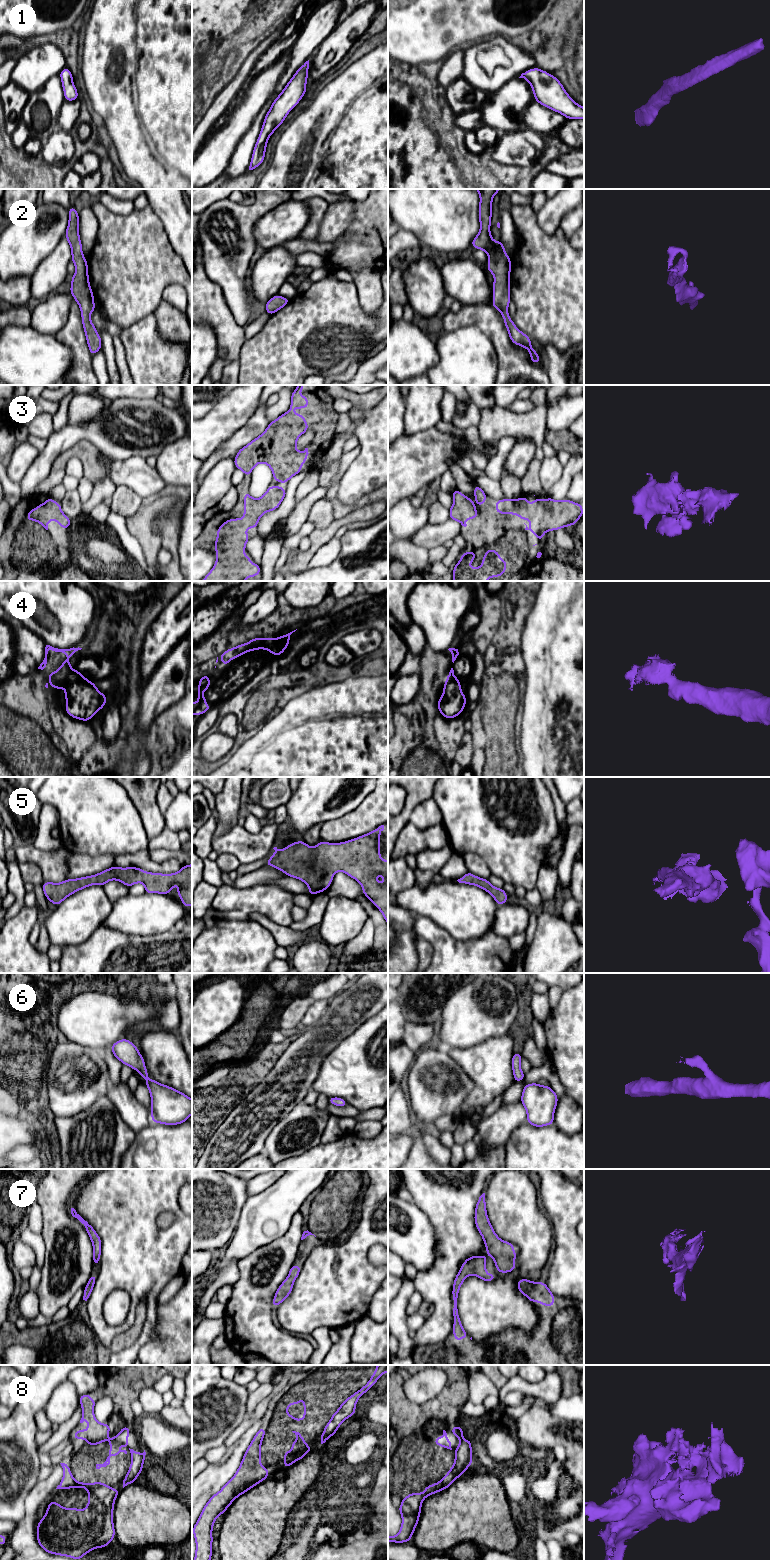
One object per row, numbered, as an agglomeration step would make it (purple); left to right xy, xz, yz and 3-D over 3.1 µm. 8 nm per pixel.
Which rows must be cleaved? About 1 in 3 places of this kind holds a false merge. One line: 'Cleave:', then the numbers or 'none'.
Cleave: none

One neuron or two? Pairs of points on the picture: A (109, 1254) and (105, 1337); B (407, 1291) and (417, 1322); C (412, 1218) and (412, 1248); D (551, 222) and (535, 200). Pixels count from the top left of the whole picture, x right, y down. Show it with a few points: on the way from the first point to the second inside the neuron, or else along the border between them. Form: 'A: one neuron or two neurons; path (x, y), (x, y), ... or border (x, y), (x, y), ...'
A: one neuron; path (109, 1275), (97, 1298), (97, 1316)
B: two neurons; border (409, 1316), (407, 1319), (408, 1329)
C: one neuron; path (412, 1225), (412, 1241)
D: two neurons; border (546, 199), (537, 213)

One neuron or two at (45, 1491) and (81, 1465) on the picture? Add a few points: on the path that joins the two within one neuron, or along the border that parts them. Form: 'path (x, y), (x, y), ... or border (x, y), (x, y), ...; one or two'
border (60, 1463), (63, 1469), (63, 1477), (46, 1499); two

